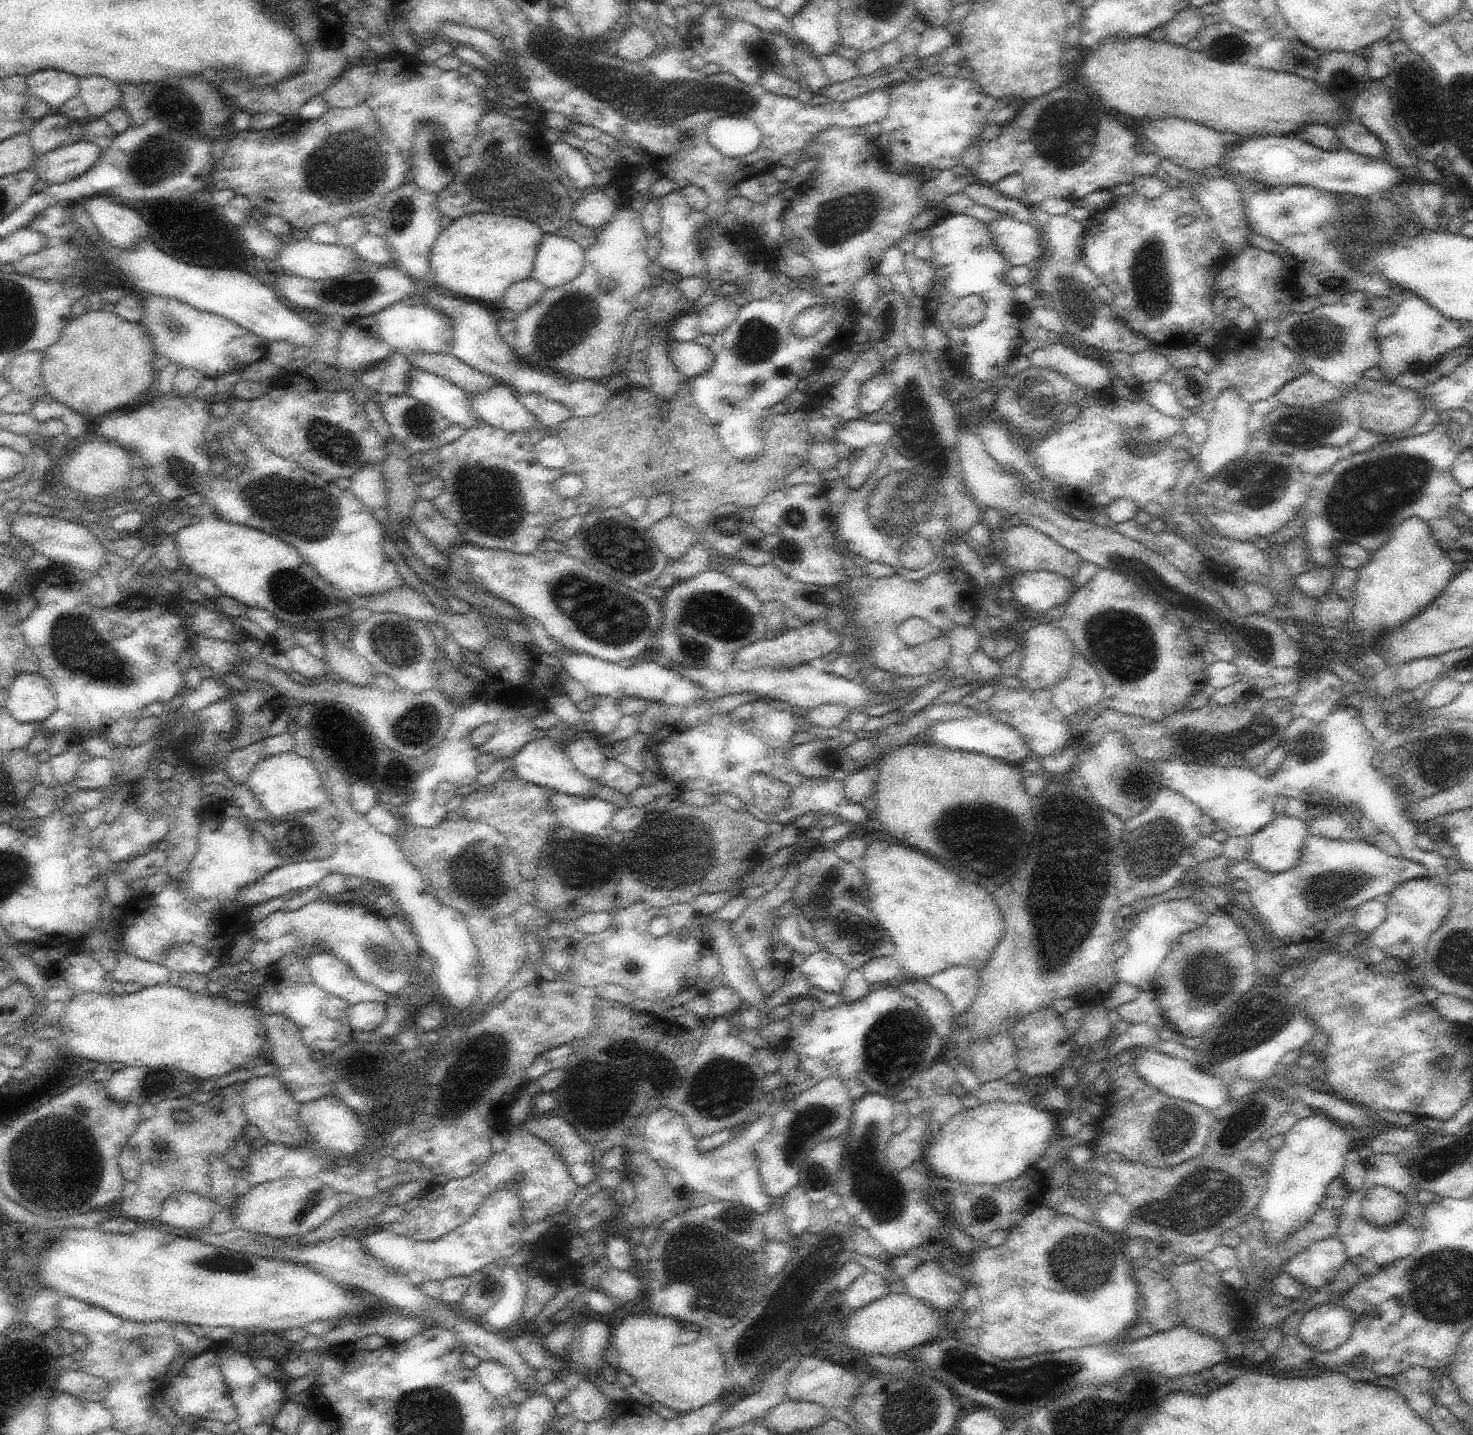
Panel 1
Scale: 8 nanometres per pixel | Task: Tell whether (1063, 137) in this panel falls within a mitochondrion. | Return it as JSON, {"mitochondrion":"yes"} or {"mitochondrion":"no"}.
{"mitochondrion":"yes"}

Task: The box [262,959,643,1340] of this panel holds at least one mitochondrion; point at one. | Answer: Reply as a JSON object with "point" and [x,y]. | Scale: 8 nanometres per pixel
{"point":[485,1060]}

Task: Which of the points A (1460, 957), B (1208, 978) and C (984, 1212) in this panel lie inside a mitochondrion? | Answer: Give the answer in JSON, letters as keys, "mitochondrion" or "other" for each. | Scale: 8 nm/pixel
{"A":"mitochondrion","B":"mitochondrion","C":"mitochondrion"}

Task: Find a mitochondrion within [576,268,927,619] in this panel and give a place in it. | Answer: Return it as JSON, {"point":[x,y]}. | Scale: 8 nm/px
{"point":[621,551]}

